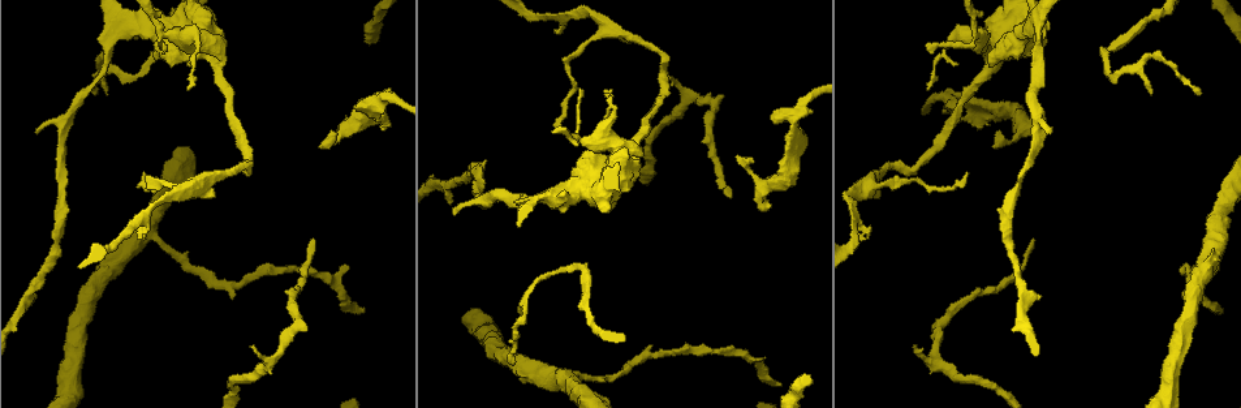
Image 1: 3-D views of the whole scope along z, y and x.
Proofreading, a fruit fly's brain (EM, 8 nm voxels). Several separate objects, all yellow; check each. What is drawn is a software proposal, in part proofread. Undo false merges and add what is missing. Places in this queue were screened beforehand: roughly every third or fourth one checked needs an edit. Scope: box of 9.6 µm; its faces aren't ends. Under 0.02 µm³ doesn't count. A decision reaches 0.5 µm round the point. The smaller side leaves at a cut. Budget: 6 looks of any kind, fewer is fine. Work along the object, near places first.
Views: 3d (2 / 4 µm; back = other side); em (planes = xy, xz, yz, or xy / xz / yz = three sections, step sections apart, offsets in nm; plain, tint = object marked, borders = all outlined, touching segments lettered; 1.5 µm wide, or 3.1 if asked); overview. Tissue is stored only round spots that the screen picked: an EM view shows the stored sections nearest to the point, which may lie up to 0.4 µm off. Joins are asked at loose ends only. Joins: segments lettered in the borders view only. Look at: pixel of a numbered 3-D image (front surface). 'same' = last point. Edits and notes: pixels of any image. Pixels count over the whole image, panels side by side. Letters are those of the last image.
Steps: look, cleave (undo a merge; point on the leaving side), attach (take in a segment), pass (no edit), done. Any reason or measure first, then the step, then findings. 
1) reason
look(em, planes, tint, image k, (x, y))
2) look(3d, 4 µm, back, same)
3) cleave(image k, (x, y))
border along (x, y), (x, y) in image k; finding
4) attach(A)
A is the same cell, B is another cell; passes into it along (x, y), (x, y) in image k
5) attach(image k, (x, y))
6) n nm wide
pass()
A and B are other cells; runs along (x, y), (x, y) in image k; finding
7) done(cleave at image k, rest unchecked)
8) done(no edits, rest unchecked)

tapers out
look(3d, 2 µm, image 1, (728, 194))

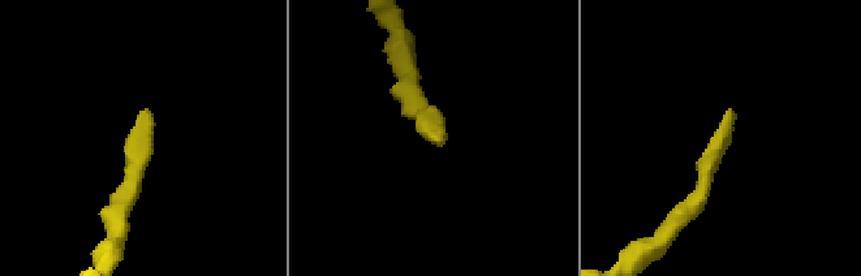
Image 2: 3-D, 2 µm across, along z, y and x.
look(em, xy, step 4, tint, image 2, (440, 142))

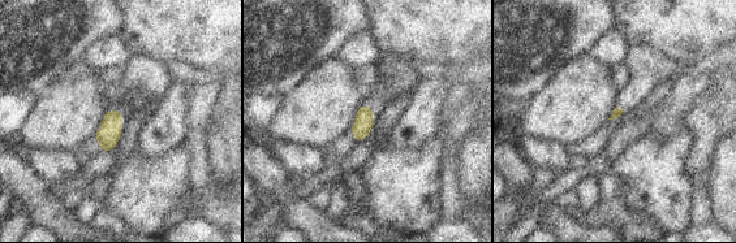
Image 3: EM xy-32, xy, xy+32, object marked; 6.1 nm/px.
another direction
look(em, planes, borders, same)

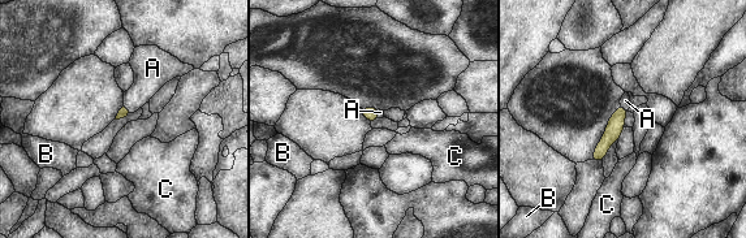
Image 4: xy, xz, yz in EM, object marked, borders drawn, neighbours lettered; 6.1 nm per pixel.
A touches over 70 nm
attach(A)
A is the same cell, B and C are other cells; passes into it along (616, 125), (622, 105), (625, 100) in image 4; the cell continues

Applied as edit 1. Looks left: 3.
a fork
look(3d, 4 µm, back, image 1, (376, 100))

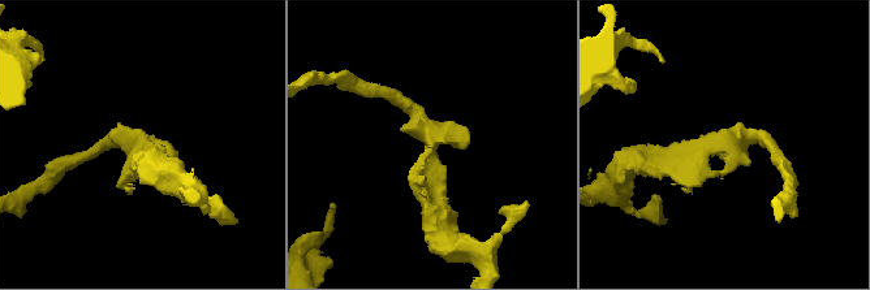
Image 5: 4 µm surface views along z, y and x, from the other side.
look(em, planes, borders, image 5, (432, 137))

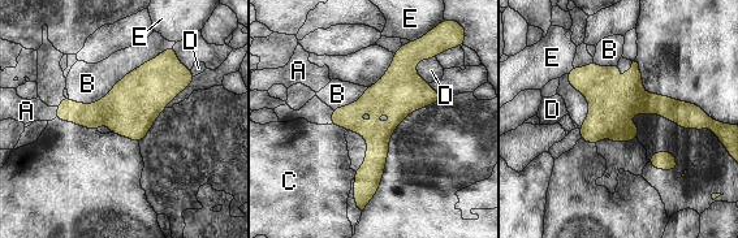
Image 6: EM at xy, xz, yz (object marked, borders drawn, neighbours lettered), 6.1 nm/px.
300 nm wide
pass()
A, B, C, D and E are other cells; runs along (402, 52), (397, 118), (378, 139), (367, 189) in image 6; continuous, no second cell

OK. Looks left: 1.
done(attach at image 4, rest unchecked)

